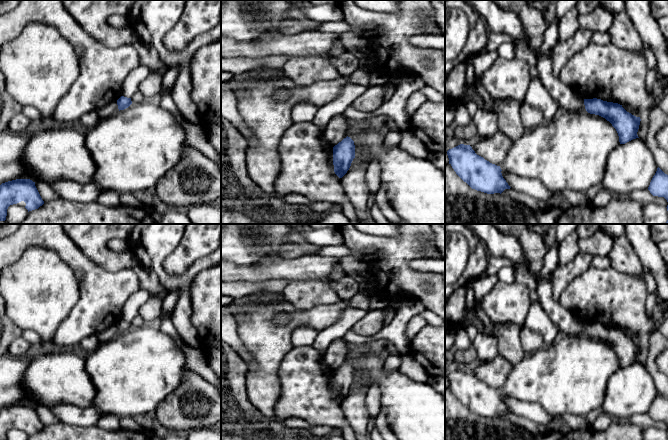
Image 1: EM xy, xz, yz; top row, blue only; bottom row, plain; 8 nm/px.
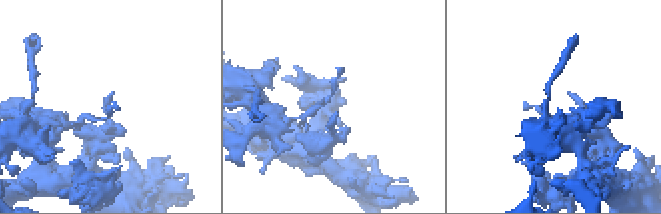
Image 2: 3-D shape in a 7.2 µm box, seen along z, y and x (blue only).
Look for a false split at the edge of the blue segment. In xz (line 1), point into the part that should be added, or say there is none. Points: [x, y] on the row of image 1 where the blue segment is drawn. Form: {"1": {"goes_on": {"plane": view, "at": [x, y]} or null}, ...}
{"1": {"goes_on": null}}

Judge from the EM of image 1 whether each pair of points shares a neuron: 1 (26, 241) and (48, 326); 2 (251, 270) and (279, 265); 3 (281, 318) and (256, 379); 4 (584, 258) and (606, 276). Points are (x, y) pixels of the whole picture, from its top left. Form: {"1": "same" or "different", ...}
{"1": "different", "2": "same", "3": "different", "4": "different"}

